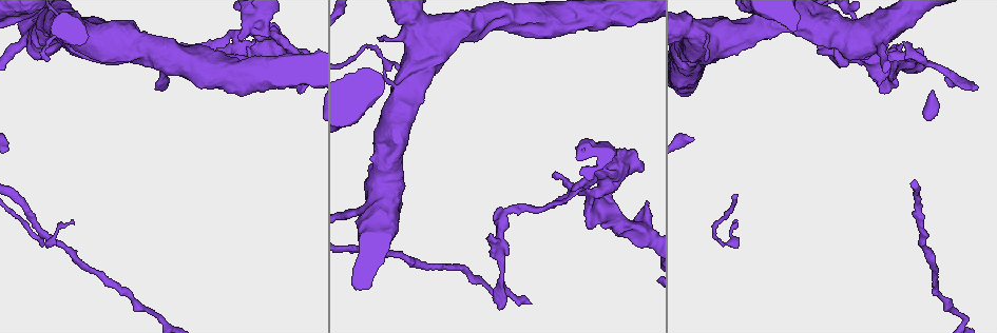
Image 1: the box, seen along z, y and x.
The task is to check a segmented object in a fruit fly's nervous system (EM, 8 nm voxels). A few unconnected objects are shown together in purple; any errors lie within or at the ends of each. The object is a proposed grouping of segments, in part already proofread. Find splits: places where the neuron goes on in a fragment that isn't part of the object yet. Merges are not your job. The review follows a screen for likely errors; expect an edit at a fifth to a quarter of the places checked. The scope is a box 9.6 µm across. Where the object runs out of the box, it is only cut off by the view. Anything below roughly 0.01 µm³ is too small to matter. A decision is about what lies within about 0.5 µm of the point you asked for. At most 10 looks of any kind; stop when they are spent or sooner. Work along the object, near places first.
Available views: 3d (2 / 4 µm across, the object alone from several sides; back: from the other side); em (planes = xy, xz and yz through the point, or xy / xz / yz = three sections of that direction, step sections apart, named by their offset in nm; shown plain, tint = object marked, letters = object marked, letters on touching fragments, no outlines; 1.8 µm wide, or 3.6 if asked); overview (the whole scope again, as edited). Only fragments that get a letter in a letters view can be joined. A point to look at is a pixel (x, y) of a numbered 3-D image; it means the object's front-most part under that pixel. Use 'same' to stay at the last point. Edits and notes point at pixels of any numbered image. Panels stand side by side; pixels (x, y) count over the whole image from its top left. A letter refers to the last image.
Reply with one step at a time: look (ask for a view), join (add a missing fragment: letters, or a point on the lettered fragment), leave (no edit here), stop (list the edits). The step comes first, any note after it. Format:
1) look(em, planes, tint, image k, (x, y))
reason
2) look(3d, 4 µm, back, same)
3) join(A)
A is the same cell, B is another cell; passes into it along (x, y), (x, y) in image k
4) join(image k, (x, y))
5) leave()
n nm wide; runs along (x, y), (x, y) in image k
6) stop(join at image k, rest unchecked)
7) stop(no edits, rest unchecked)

look(em, xy, step 4, tint, image 1, (162, 90))
branch stops here

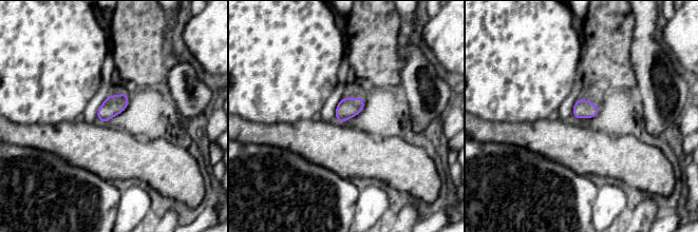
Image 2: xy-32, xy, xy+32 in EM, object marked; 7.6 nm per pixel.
look(em, xz, step 4, letters, same)
cut it another way

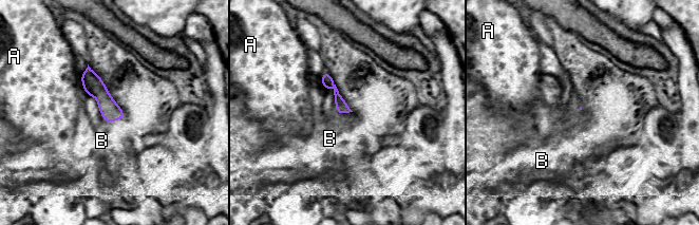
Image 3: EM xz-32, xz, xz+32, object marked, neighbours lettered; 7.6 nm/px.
leave()
A and B are other cells; border along (100, 112), (106, 122), (125, 114) in image 3; none of them fits

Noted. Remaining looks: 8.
look(3d, 2 µm, image 1, (736, 220))
an open end

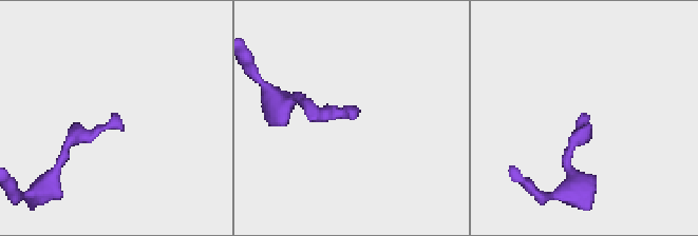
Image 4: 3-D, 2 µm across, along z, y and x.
look(em, xy, step 8, letters, image 4, (589, 119))
shape alone is not enough

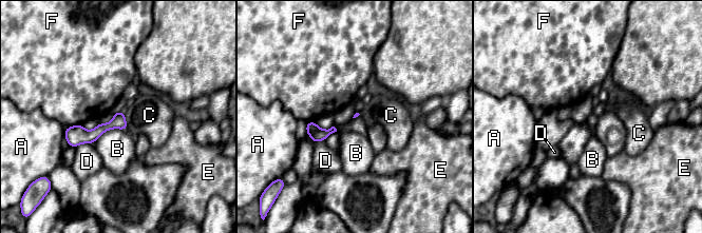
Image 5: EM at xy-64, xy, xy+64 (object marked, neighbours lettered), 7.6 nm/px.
leave()
A, B, C, D, E and F are other cells; runs along (121, 115), (92, 136), (69, 139) in image 5; no lettered fragment goes on from it

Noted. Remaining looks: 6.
look(em, planes, letters, image 1, (246, 46))
free end

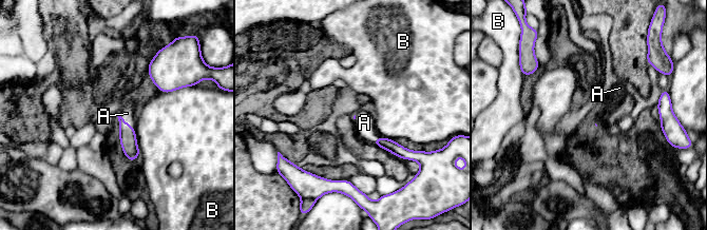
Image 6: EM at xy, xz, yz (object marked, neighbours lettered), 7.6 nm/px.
join(A)
B touches over 220 nm; A is the same cell, B is another cell; passes into it along (127, 135), (127, 122), (127, 113) in image 6; it goes on there

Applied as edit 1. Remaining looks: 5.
look(em, planes, letters, image 1, (646, 203))
branch stops here

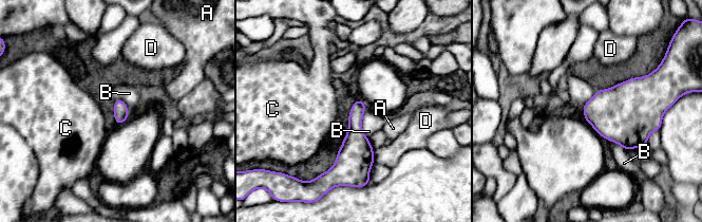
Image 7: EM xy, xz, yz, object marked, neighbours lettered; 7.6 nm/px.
leave()
A, B, C and D are other cells; border along (367, 107), (361, 129), (368, 139) in image 7; none of them fits

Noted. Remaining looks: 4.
stop(join at image 6, rest unchecked)

